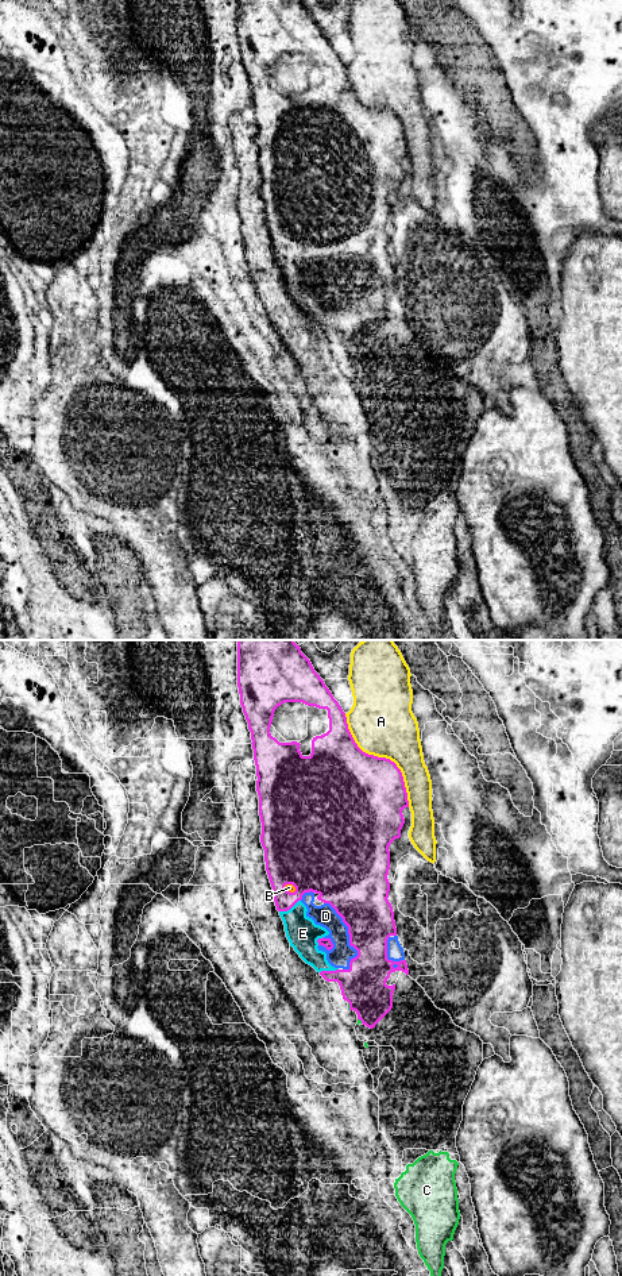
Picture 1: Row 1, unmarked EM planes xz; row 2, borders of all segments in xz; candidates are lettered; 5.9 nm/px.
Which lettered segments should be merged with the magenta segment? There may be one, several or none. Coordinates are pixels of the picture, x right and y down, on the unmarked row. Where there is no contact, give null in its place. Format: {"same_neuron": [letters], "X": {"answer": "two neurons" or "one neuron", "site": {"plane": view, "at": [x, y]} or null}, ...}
{"same_neuron": ["B", "D", "E"], "A": {"answer": "two neurons", "site": {"plane": "xz", "at": [382, 110]}}, "B": {"answer": "one neuron", "site": {"plane": "xz", "at": [289, 243]}}, "C": {"answer": "two neurons", "site": {"plane": "xz", "at": [350, 358]}}, "D": {"answer": "one neuron", "site": {"plane": "xz", "at": [348, 285]}}, "E": {"answer": "one neuron", "site": {"plane": "xz", "at": [289, 261]}}}

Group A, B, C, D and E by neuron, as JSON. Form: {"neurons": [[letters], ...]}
{"neurons": [["A"], ["B", "D", "E"], ["C"]]}

